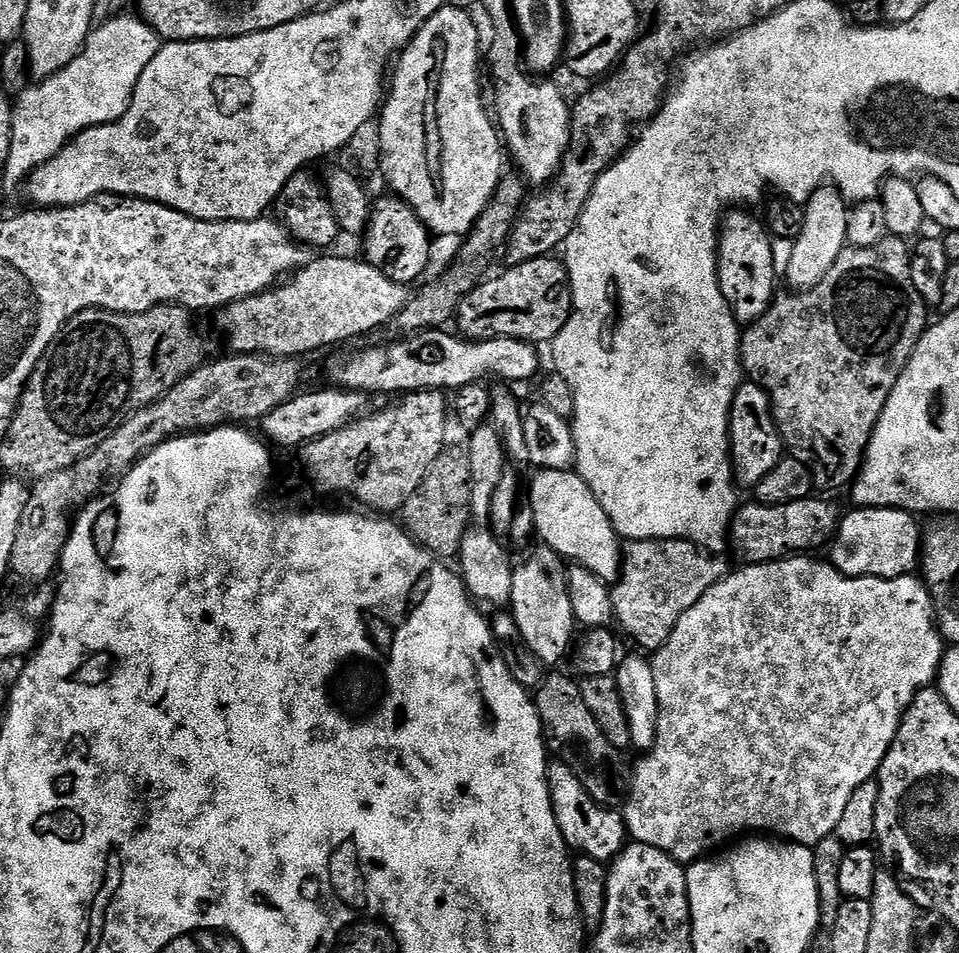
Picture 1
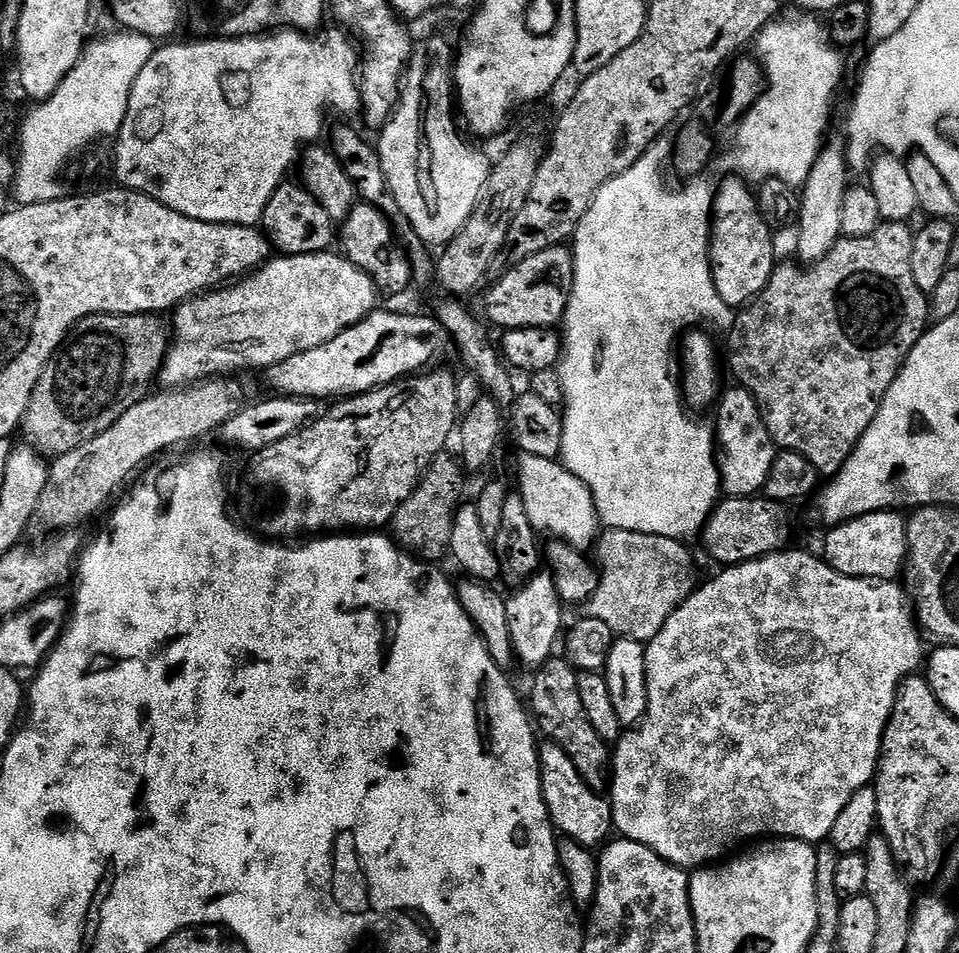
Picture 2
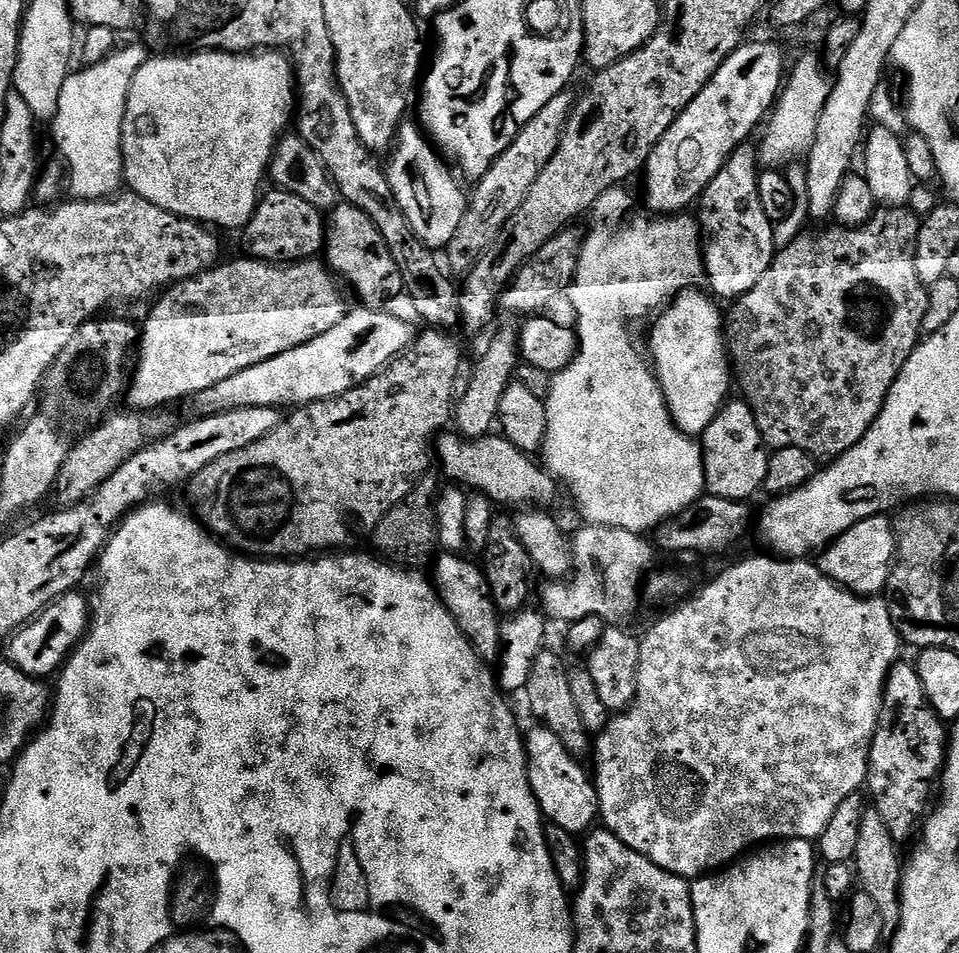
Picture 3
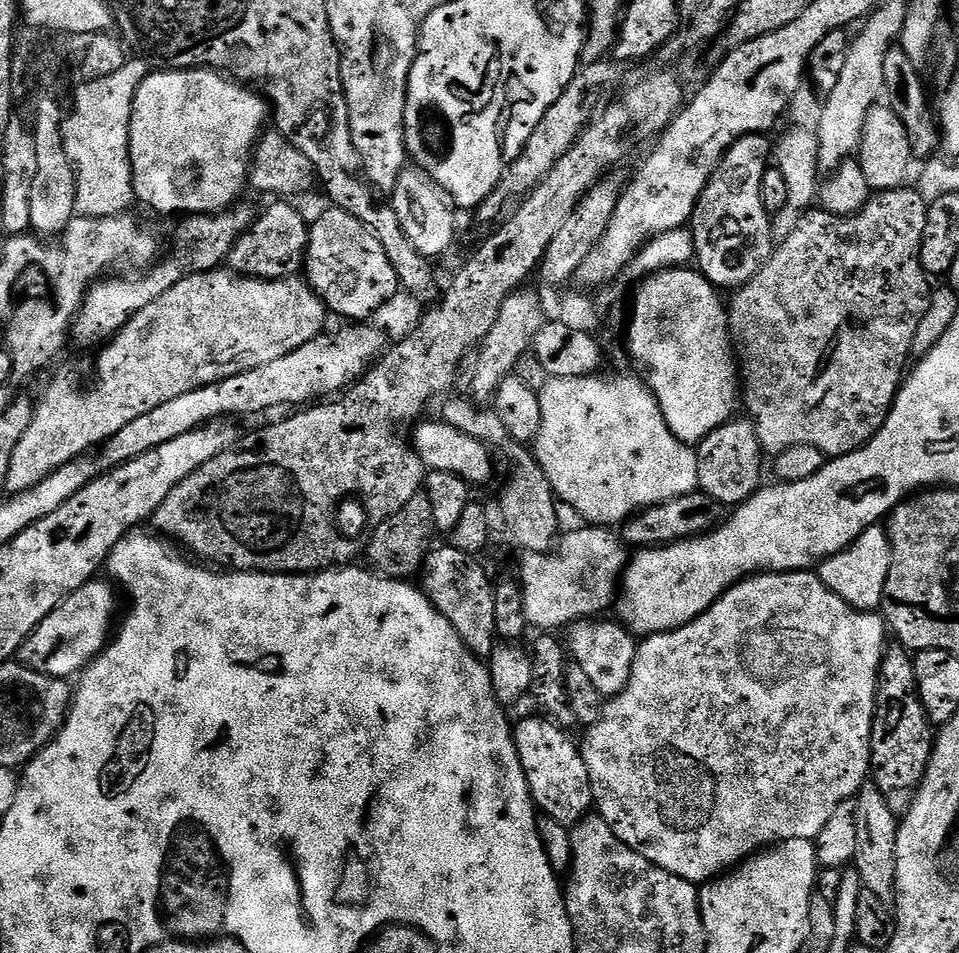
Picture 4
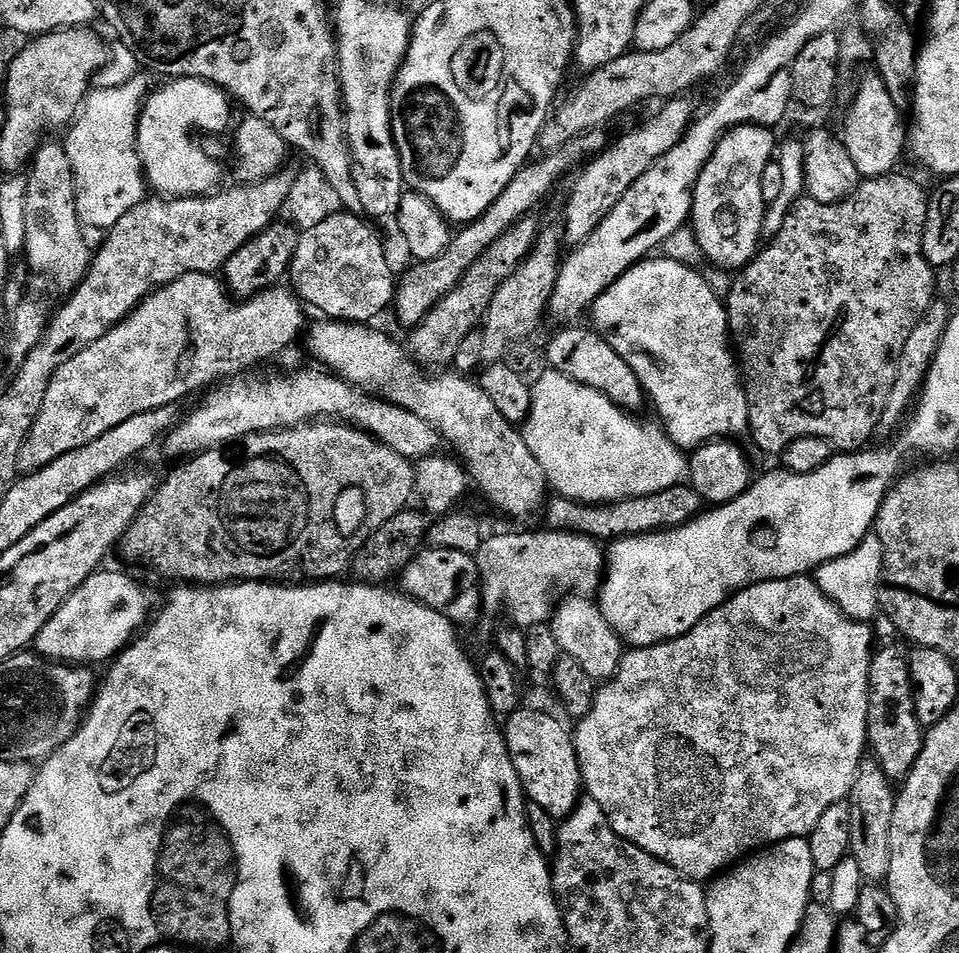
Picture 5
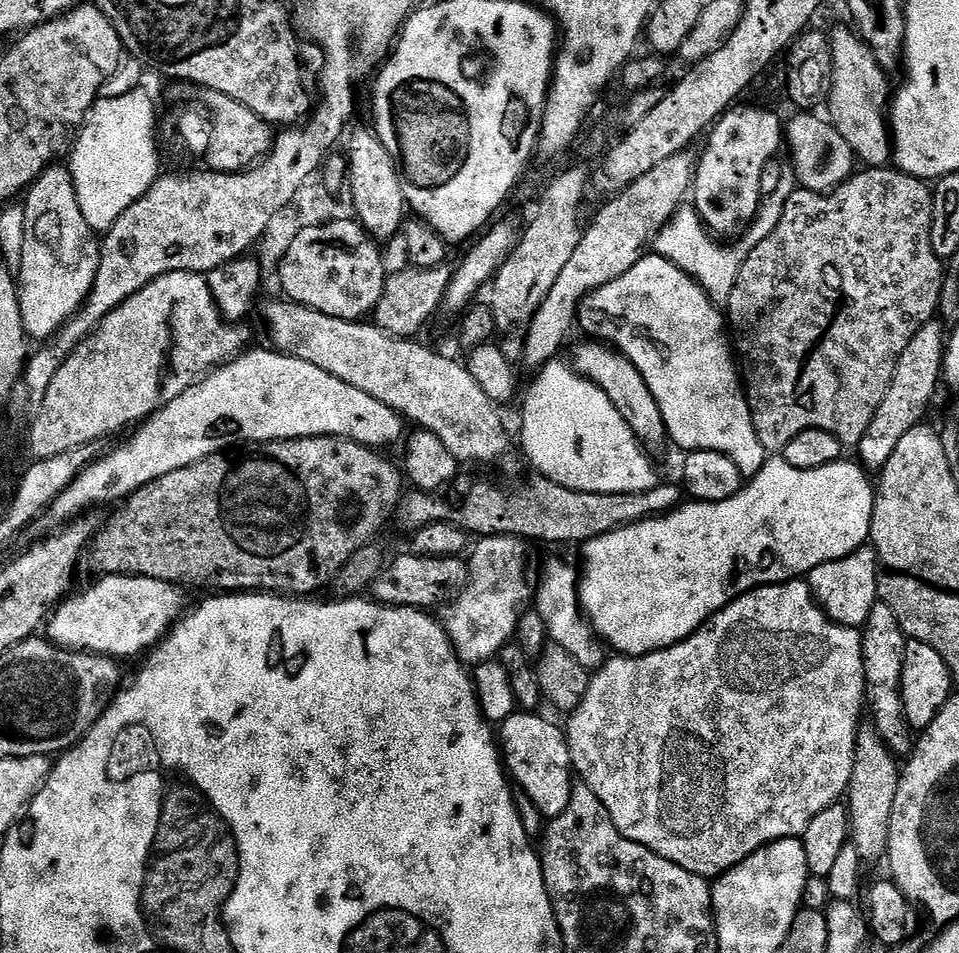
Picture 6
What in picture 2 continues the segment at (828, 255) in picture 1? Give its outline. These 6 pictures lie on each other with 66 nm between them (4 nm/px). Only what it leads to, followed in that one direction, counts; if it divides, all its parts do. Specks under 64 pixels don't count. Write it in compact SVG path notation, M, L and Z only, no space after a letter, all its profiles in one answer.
M832 142L825 143L820 149L820 156L816 165L810 170L806 182L802 185L800 197L800 218L798 221L799 241L796 256L805 265L811 266L821 260L836 241L841 239L842 230L842 198L846 198L850 187L850 169L848 166L848 153Z

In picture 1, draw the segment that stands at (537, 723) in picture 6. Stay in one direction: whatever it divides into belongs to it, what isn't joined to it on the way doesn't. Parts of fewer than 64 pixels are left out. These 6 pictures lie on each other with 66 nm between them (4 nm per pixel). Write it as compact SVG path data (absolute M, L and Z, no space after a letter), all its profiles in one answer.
M559 762L549 763L548 789L550 802L554 810L554 818L558 822L558 830L562 838L568 843L569 849L580 856L588 856L603 862L611 862L624 849L629 839L628 827L624 824L624 817L619 811L604 808L578 782L574 770L570 766Z

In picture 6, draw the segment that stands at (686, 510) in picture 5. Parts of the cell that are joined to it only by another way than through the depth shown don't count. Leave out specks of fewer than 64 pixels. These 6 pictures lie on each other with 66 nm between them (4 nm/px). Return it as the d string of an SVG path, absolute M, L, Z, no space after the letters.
M536 474L533 475L533 480L526 481L521 488L507 492L488 480L463 476L453 480L443 494L412 490L401 496L394 513L394 524L405 534L411 534L417 528L434 522L450 522L476 538L519 536L528 542L541 540L544 544L583 546L594 538L602 538L602 534L610 534L652 516L665 516L682 503L682 488L679 483L657 482L649 492L634 494L594 494L558 486L553 480Z

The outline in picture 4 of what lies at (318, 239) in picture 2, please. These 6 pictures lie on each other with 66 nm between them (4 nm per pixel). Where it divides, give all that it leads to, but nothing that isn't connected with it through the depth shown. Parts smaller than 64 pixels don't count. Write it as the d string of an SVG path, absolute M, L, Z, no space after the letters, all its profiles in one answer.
M272 202L264 213L257 215L252 224L234 242L226 261L231 271L252 276L255 280L282 280L292 278L305 267L308 255L309 221L292 202Z

